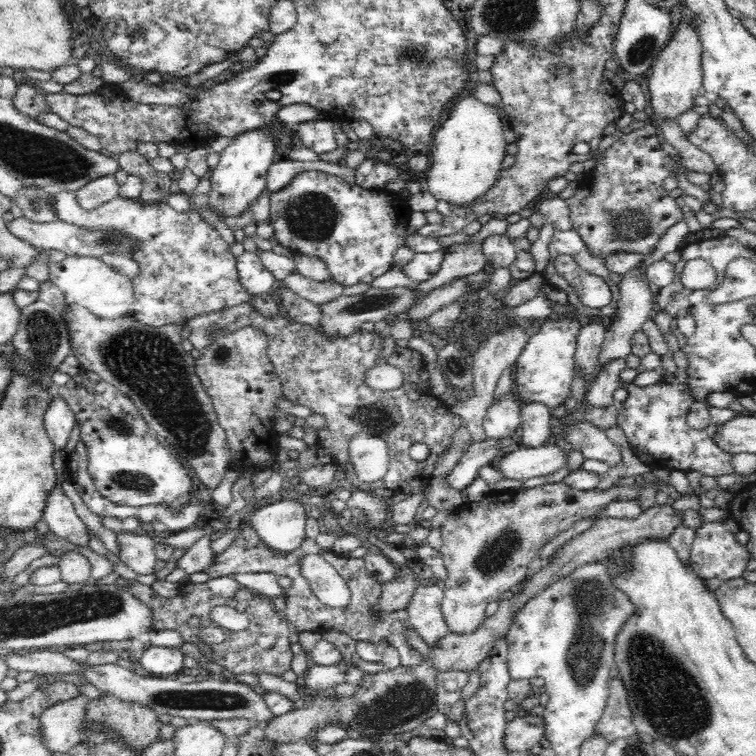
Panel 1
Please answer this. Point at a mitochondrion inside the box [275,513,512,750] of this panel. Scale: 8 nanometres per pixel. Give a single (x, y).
(397, 705)

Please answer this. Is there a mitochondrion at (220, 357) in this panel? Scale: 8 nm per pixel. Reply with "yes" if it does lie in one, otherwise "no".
yes

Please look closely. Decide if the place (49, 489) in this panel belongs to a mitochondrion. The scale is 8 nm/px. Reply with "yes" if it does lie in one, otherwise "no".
no

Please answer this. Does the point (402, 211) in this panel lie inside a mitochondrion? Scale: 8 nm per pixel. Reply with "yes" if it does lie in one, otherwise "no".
no

